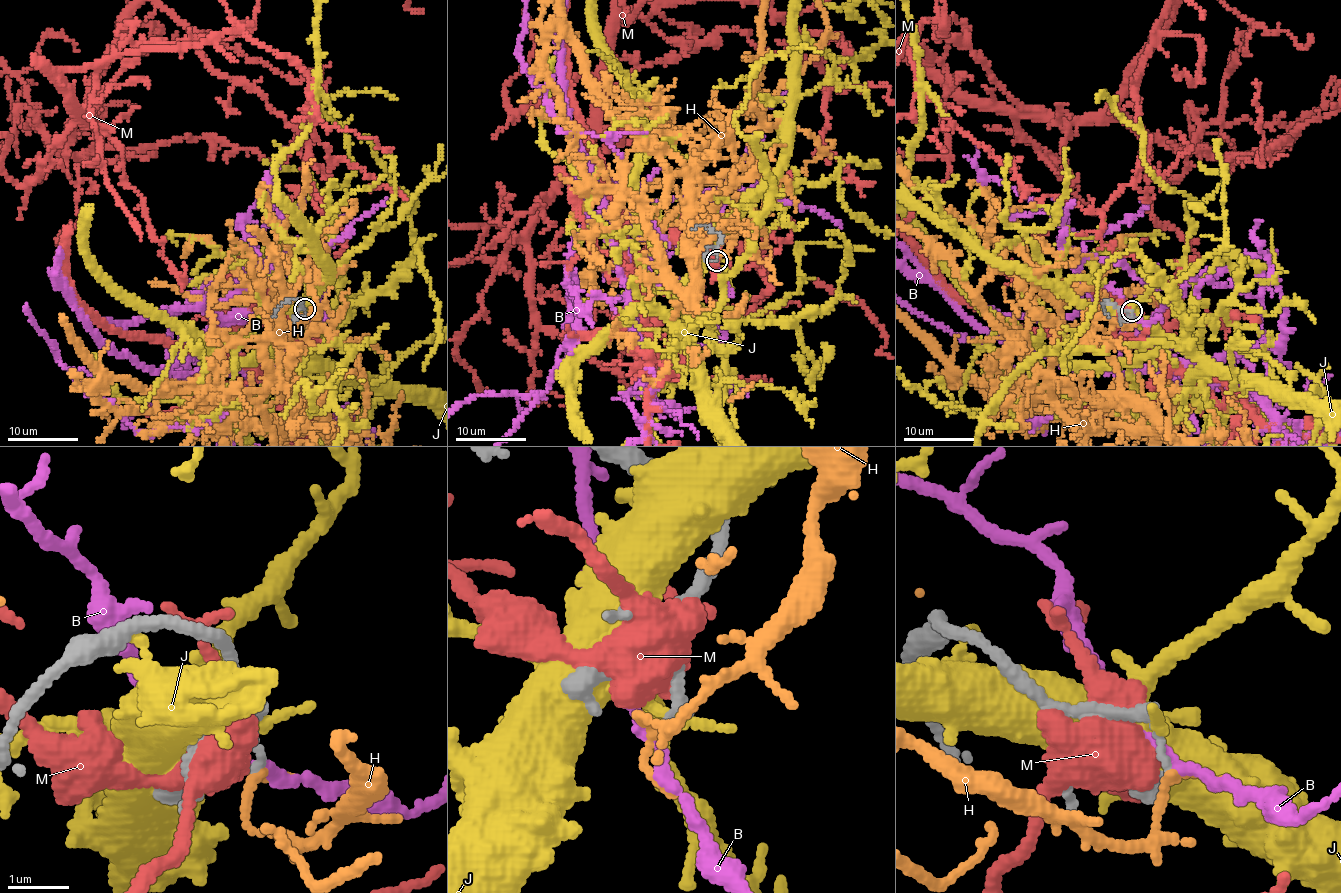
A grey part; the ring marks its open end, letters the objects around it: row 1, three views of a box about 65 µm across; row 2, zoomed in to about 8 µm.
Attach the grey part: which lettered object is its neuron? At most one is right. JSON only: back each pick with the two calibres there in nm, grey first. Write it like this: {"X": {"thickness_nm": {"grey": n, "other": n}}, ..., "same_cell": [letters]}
{"same_cell": []}

